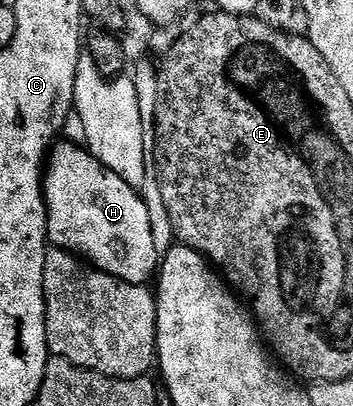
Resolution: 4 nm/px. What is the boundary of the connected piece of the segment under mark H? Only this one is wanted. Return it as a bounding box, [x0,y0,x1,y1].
[43,141,158,286]

